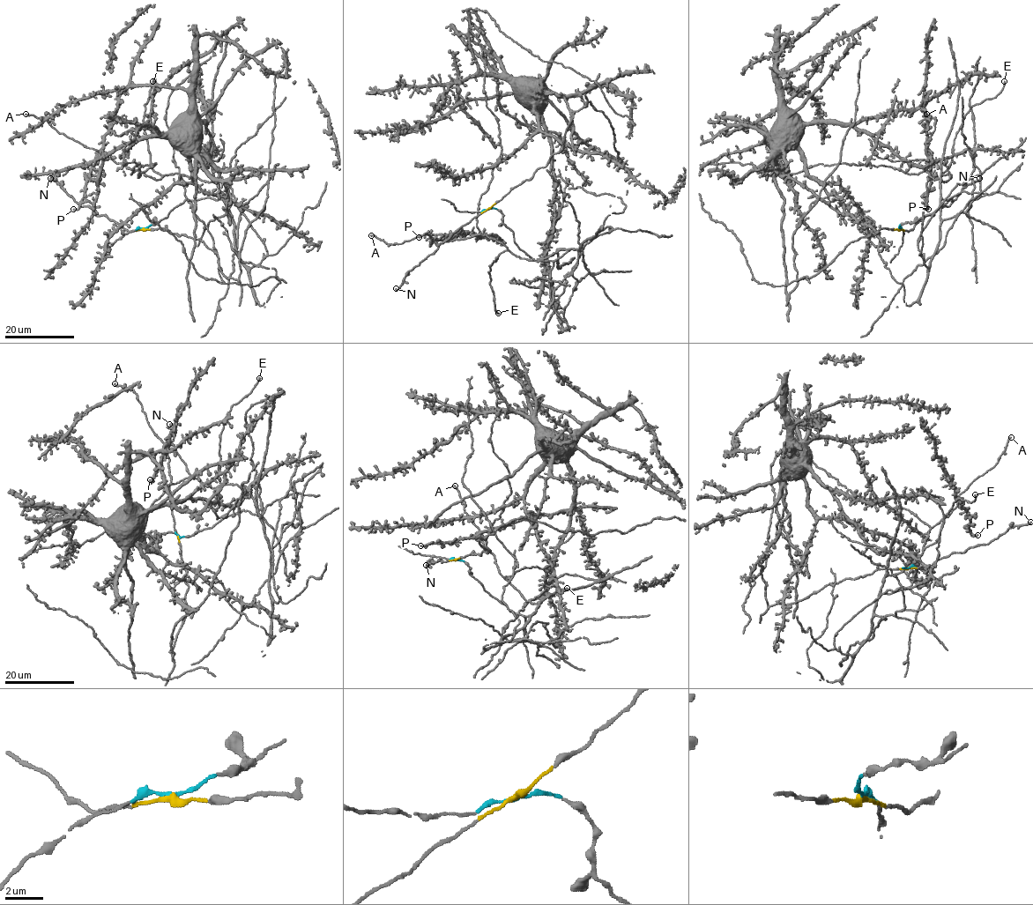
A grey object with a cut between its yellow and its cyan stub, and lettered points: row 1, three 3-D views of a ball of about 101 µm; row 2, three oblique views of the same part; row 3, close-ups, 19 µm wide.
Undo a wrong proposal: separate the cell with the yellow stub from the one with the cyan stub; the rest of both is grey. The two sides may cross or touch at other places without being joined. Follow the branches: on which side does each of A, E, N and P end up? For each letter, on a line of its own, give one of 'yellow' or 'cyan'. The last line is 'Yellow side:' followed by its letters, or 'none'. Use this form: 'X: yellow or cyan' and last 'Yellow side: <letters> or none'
A: cyan
E: cyan
N: yellow
P: cyan
Yellow side: N

